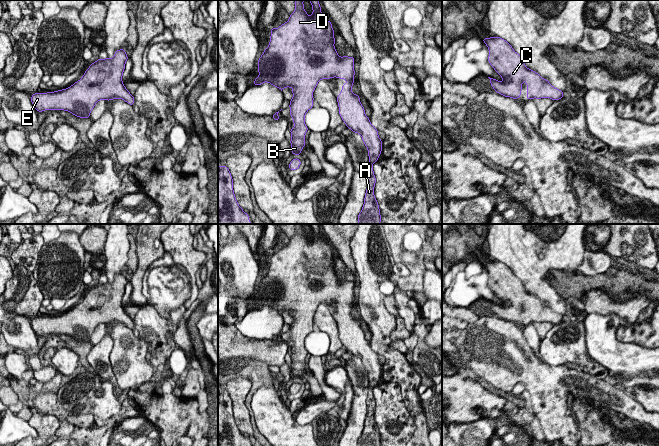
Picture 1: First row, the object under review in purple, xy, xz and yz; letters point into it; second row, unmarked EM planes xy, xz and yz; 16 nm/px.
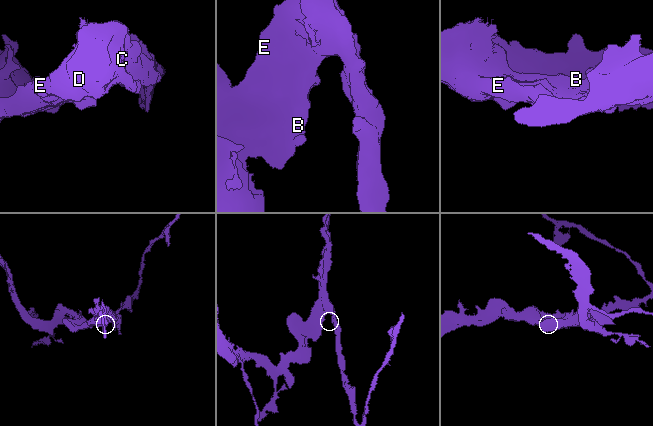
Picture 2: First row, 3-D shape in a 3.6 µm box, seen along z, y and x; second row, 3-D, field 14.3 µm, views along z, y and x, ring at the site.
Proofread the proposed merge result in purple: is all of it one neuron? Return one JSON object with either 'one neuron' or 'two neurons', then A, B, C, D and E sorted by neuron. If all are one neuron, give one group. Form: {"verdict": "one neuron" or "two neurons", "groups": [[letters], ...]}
{"verdict": "one neuron", "groups": [["A", "B", "C", "D", "E"]]}

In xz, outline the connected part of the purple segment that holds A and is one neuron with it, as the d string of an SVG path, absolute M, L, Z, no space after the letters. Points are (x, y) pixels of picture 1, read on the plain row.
M295 224L295 235L290 238L289 244L280 251L271 252L269 270L258 284L259 300L254 304L254 310L268 306L279 312L291 311L294 319L290 325L290 339L293 342L295 351L291 356L292 378L300 379L305 370L305 358L308 351L305 349L305 338L313 331L313 315L321 303L333 301L346 304L342 309L342 315L337 321L339 338L346 350L353 356L361 359L364 368L368 373L369 391L367 397L367 414L363 432L358 439L358 446L380 446L380 434L374 420L376 402L373 396L373 387L379 382L382 375L382 364L378 360L378 354L371 349L369 342L365 339L364 331L360 327L360 321L351 315L354 308L354 281L340 281L334 271L334 254L330 245L321 238L319 224L309 224L312 228L313 237L309 241L304 234L304 224Z

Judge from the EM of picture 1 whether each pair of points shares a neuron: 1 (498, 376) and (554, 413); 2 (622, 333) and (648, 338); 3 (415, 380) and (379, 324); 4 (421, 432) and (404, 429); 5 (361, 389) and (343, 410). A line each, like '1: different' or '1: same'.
1: same
2: same
3: same
4: different
5: different

